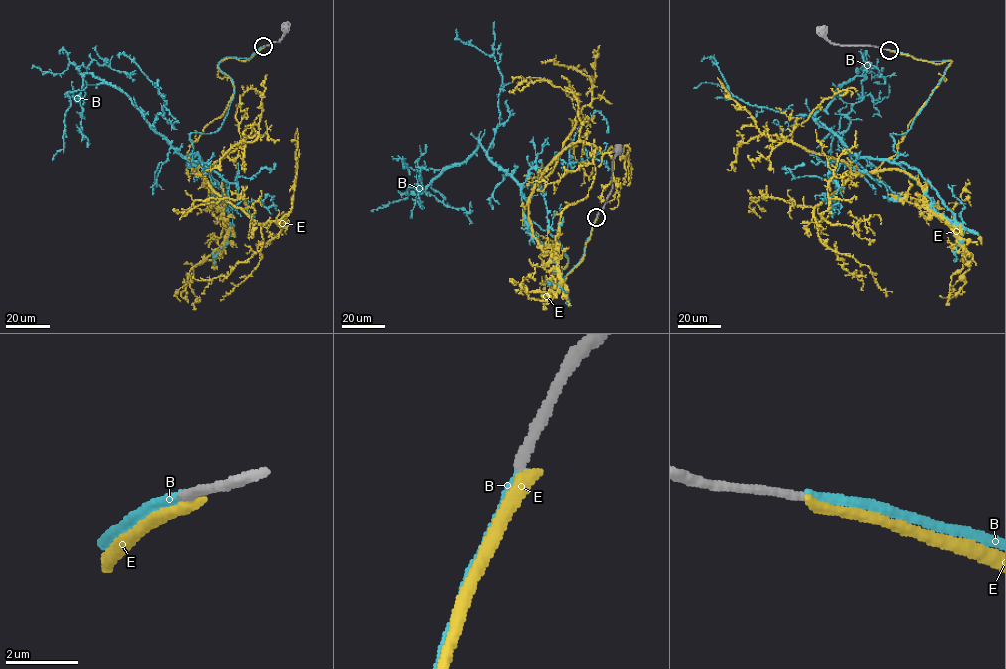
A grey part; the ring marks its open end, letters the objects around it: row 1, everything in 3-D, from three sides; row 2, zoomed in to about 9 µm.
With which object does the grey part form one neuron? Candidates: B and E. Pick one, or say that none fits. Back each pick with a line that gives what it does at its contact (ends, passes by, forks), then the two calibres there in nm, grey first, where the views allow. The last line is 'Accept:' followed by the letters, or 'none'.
B: it ends; calibres 280 and 280 nm
Accept: B

